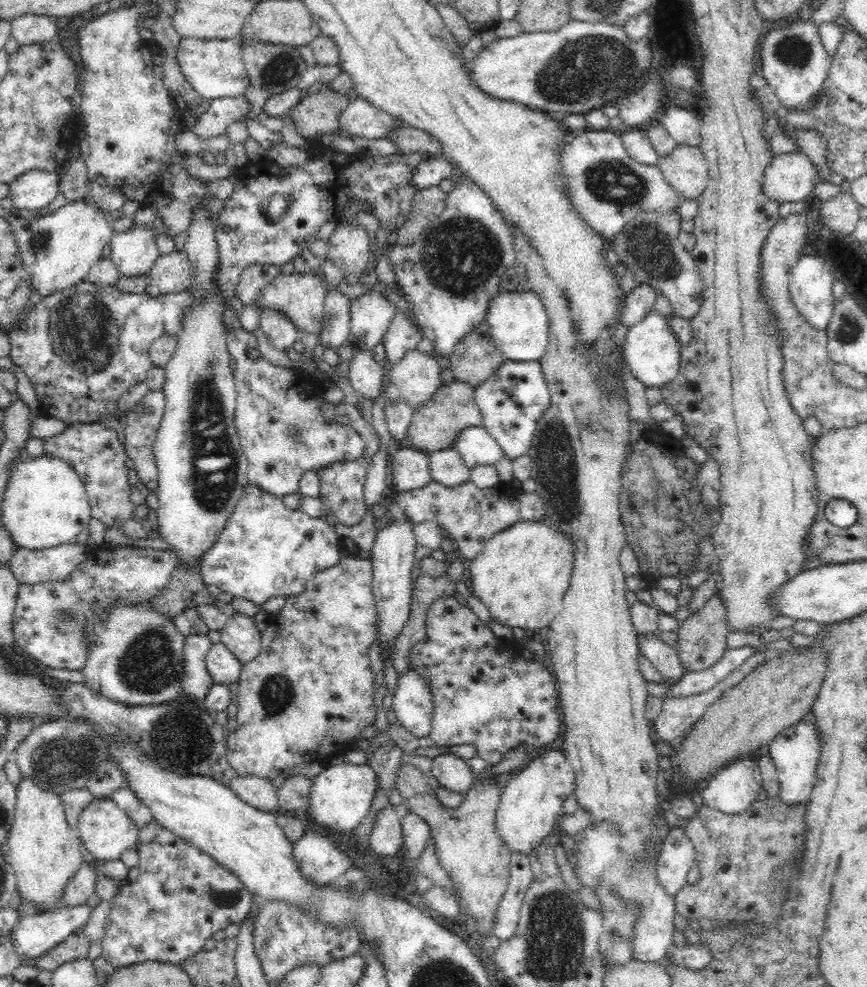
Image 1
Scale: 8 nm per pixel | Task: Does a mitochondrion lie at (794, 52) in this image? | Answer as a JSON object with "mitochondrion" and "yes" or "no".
{"mitochondrion":"yes"}

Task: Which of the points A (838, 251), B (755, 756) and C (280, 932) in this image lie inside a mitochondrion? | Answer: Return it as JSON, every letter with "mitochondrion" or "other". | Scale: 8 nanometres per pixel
{"A":"other","B":"other","C":"other"}

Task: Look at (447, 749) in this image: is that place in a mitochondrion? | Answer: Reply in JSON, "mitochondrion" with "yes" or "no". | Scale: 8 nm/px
{"mitochondrion":"no"}

